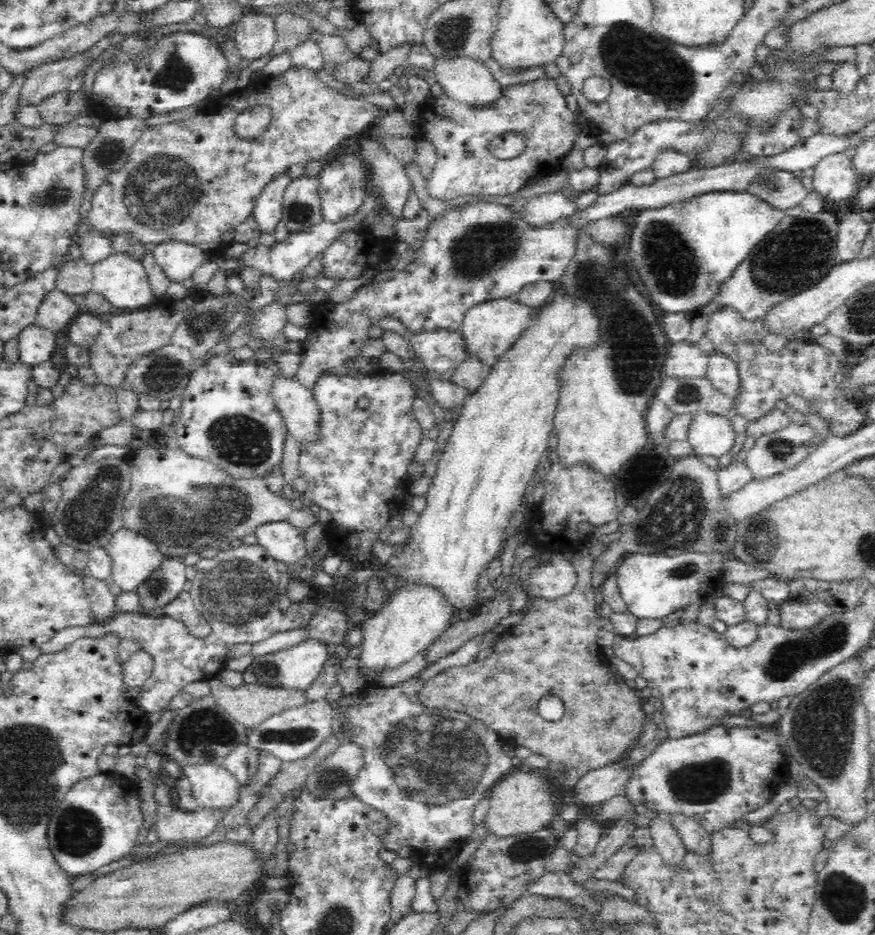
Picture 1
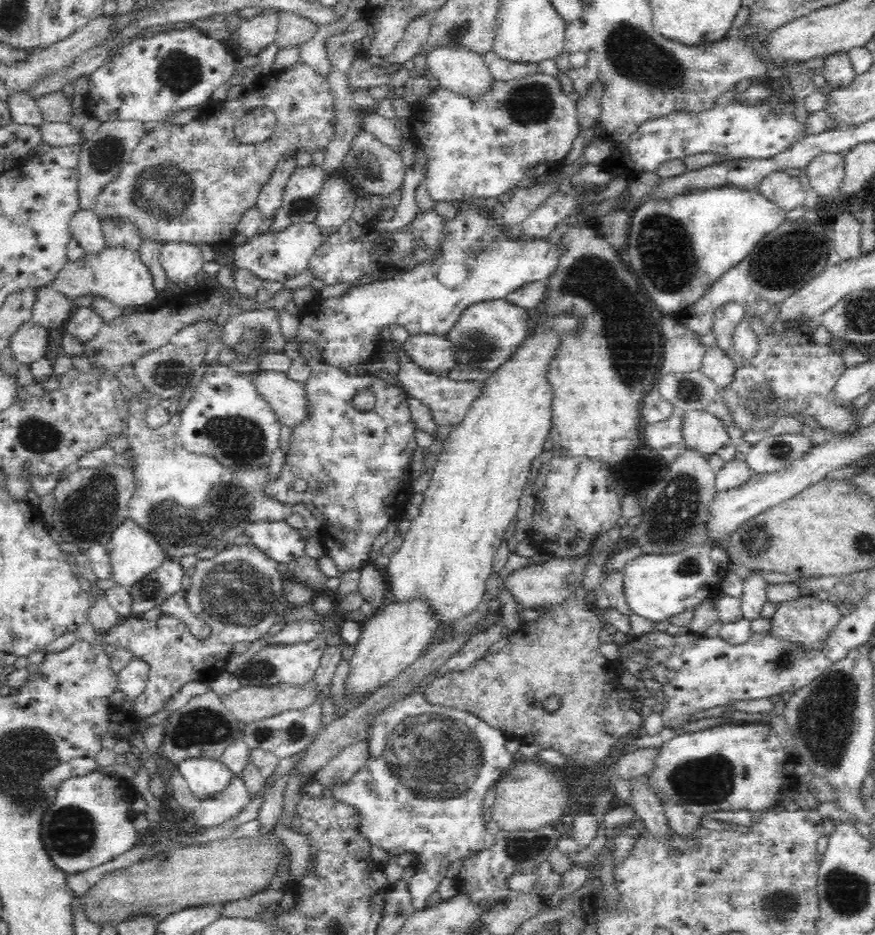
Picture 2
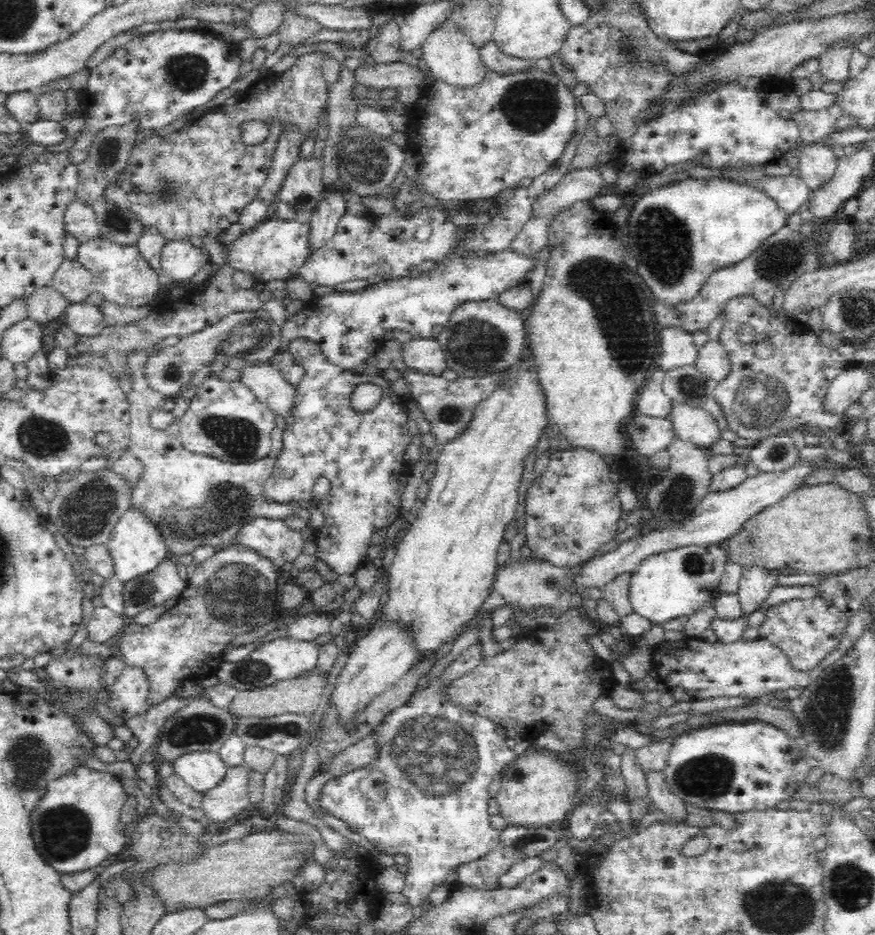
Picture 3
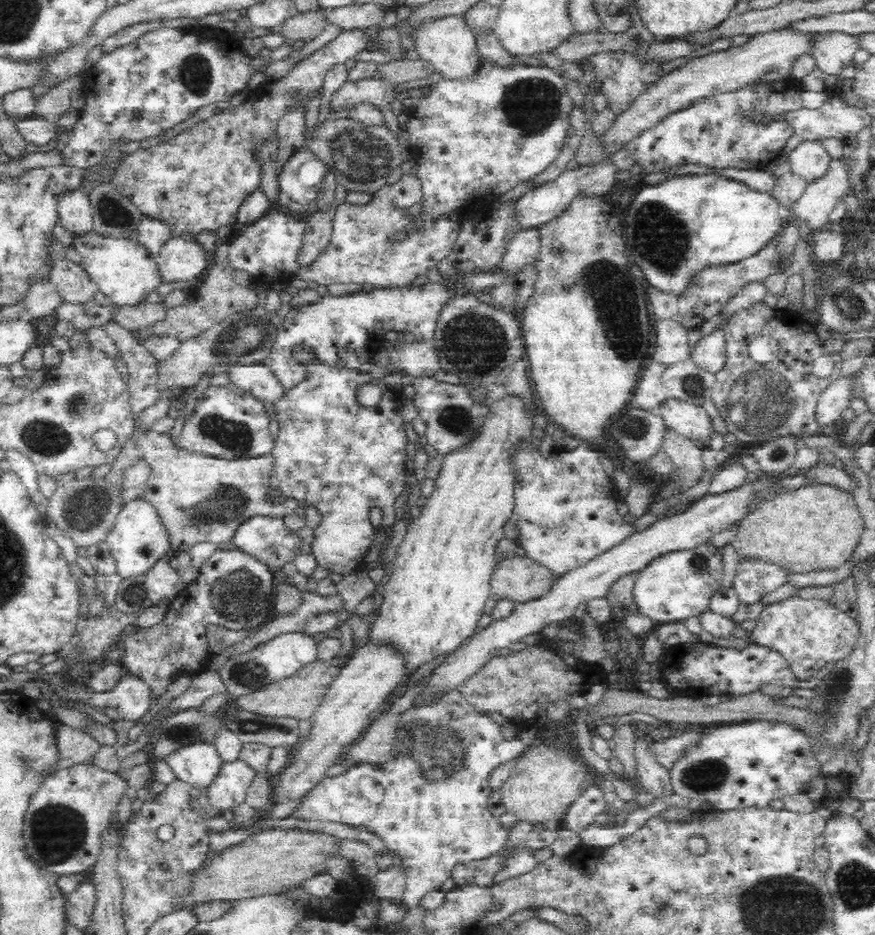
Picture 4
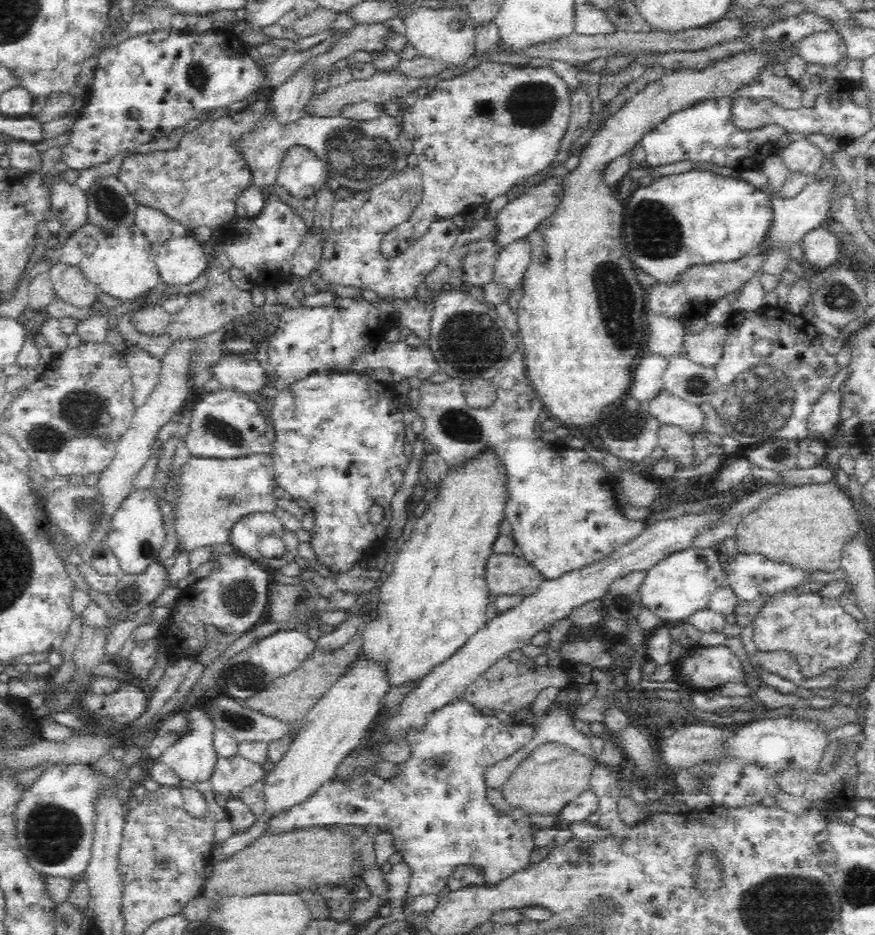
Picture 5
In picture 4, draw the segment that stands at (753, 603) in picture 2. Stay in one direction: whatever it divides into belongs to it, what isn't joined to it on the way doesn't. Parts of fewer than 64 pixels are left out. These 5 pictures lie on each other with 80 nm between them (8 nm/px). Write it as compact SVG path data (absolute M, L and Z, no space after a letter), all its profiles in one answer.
M742 556L736 562L731 586L742 603L755 603L767 593L789 584L796 574L781 564L758 556Z

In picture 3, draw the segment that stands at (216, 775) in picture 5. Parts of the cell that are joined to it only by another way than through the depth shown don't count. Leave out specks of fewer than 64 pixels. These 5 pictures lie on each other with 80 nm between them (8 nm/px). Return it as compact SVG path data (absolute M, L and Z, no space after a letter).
M241 764L228 765L222 779L203 793L204 813L210 820L227 823L242 815L249 803L248 766Z

